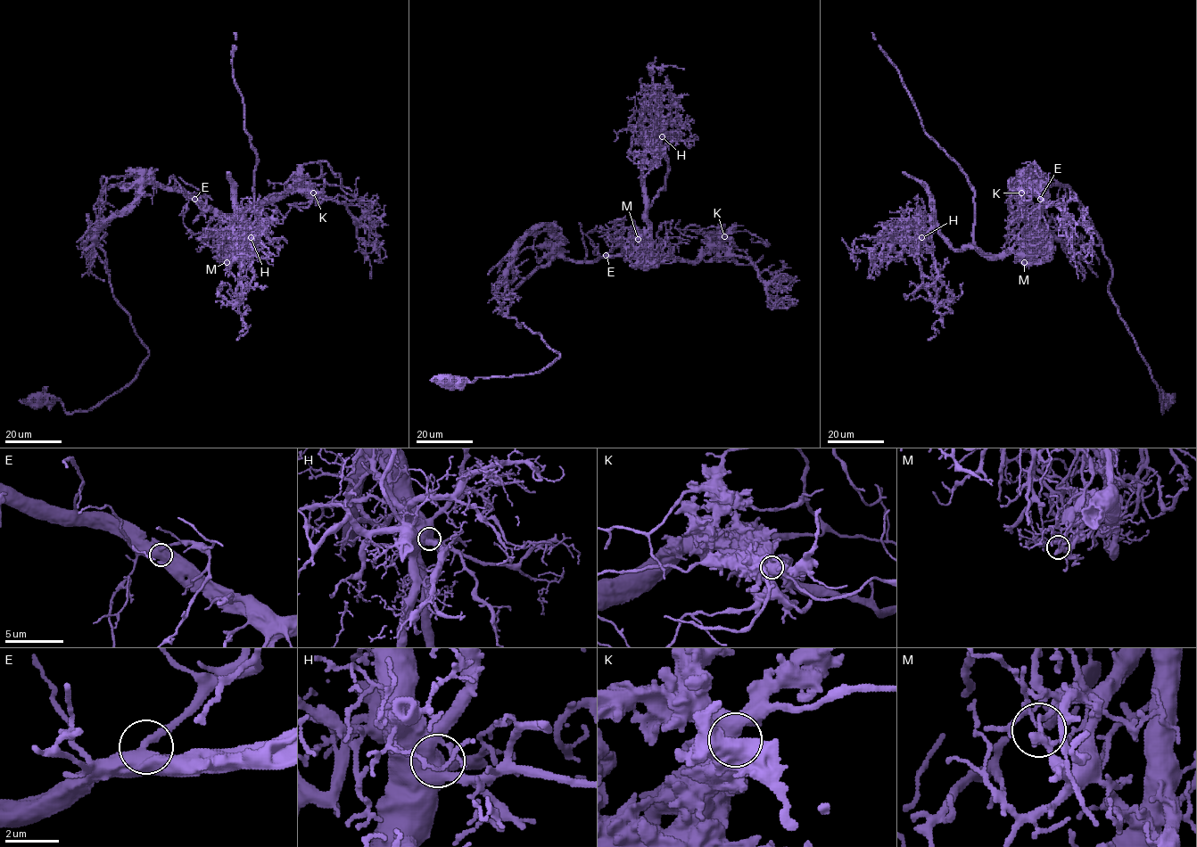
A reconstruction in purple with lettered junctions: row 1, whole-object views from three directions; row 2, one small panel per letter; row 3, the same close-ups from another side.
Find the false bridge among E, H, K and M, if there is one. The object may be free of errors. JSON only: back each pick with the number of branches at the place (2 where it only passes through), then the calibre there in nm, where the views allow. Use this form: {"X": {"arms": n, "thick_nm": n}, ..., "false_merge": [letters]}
{"M": {"arms": 3, "thick_nm": 200}, "false_merge": ["M"]}

